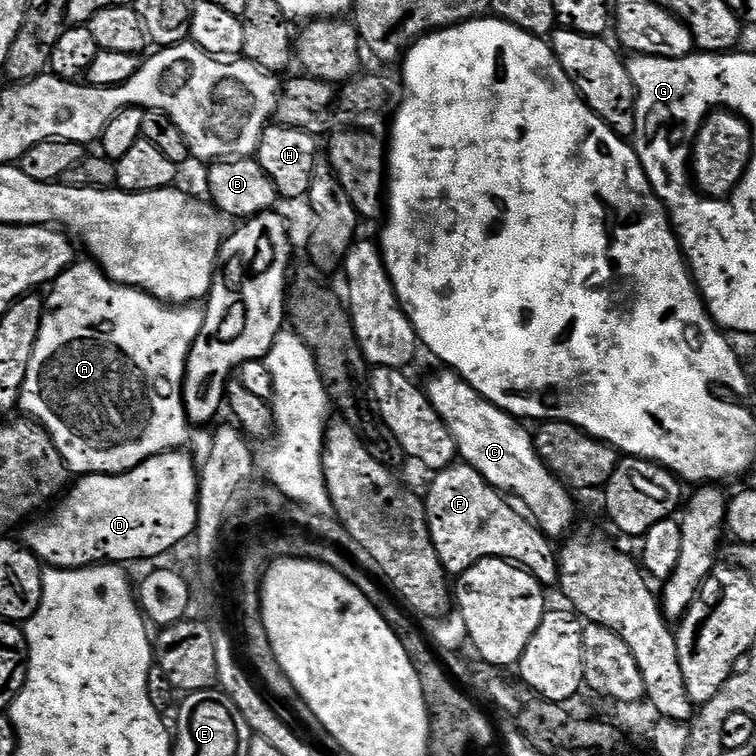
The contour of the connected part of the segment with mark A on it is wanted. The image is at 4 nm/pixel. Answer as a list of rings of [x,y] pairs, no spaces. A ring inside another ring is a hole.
[[[74,262],[51,285],[52,293],[44,300],[44,317],[38,330],[38,342],[34,342],[34,354],[30,354],[30,366],[26,370],[26,382],[20,389],[20,402],[25,412],[38,424],[43,424],[52,435],[54,446],[62,454],[64,463],[76,474],[115,474],[129,472],[159,452],[170,452],[185,447],[188,440],[190,421],[184,409],[184,366],[192,343],[198,338],[204,321],[204,308],[200,306],[173,306],[156,300],[148,292],[139,288],[129,288],[127,284],[116,284],[95,263]]]

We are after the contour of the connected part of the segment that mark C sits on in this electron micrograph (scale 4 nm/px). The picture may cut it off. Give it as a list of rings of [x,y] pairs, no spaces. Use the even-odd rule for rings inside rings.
[[[440,370],[426,384],[426,391],[434,410],[438,410],[450,434],[454,434],[456,450],[463,463],[478,470],[478,474],[482,474],[482,478],[486,478],[486,482],[497,492],[509,497],[517,496],[523,511],[545,536],[564,538],[573,531],[572,523],[576,520],[573,493],[564,481],[552,475],[552,471],[544,465],[536,449],[533,433],[527,432],[517,417],[482,398],[478,390],[471,388],[451,370]]]

